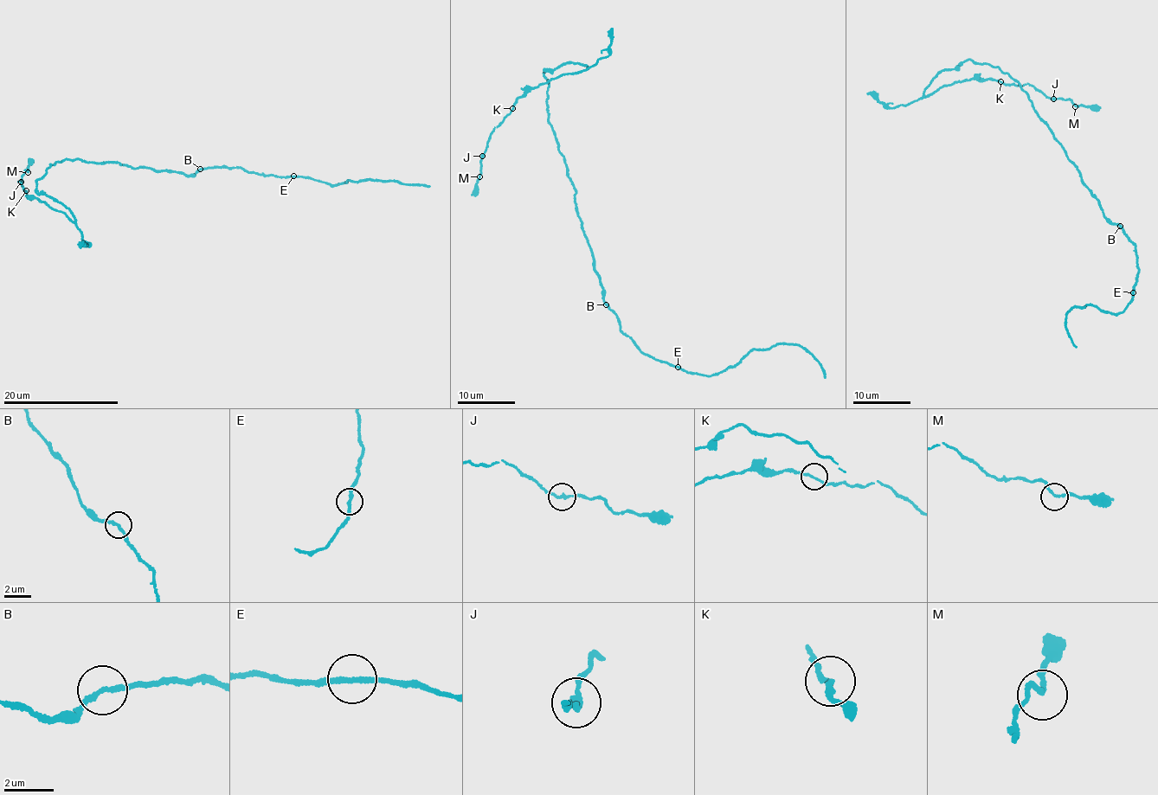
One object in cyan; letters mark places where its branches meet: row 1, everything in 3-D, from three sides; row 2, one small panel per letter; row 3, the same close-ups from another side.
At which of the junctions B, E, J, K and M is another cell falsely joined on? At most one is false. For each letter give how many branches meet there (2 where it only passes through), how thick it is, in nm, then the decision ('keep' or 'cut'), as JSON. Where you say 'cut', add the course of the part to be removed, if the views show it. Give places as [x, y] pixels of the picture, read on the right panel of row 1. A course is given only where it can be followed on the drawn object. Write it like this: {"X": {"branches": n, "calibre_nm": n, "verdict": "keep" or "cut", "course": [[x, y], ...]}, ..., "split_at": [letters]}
{"B": {"branches": 2, "calibre_nm": 190, "verdict": "keep"}, "E": {"branches": 2, "calibre_nm": 200, "verdict": "keep"}, "J": {"branches": 2, "calibre_nm": 190, "verdict": "keep"}, "K": {"branches": 2, "calibre_nm": 160, "verdict": "keep"}, "M": {"branches": 2, "calibre_nm": 160, "verdict": "keep"}, "split_at": []}

